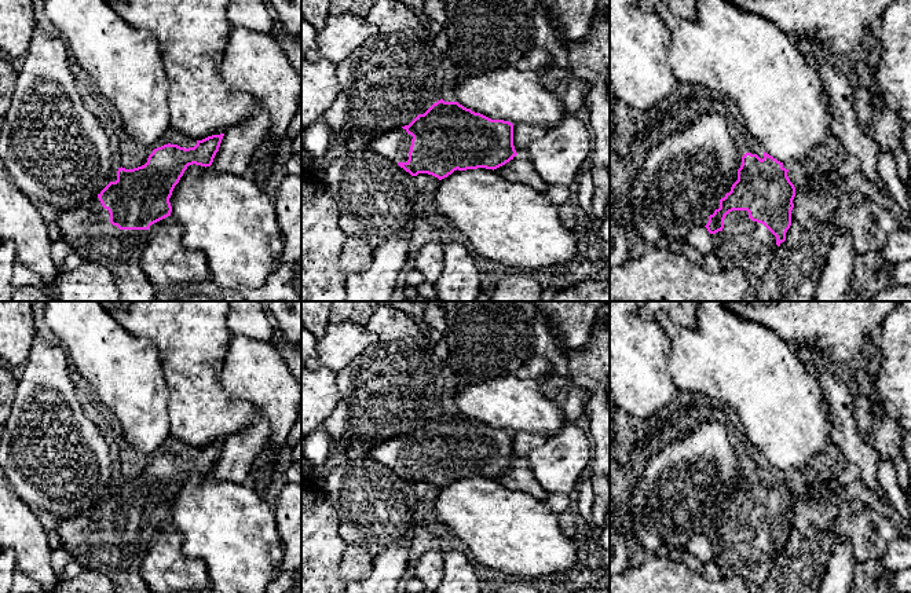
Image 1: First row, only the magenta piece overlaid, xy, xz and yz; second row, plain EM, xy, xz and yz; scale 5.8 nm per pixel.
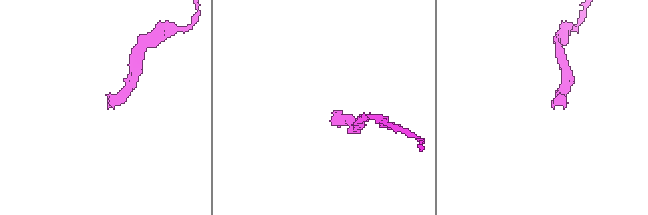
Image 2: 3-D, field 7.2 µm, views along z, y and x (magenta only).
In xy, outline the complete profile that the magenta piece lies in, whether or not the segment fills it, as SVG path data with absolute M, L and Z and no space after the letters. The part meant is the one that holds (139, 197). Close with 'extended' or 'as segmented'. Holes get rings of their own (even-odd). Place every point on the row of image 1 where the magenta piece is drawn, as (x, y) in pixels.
M224 133L197 140L194 147L164 144L153 150L147 162L133 169L118 168L117 180L110 182L96 198L87 204L62 209L56 226L66 242L84 261L107 267L118 285L120 301L156 301L156 286L140 267L140 257L154 224L171 216L169 198L189 165L211 166Z; extended

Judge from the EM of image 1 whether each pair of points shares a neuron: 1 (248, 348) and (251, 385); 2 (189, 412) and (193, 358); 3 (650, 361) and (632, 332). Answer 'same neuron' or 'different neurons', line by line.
1: same neuron
2: same neuron
3: same neuron

